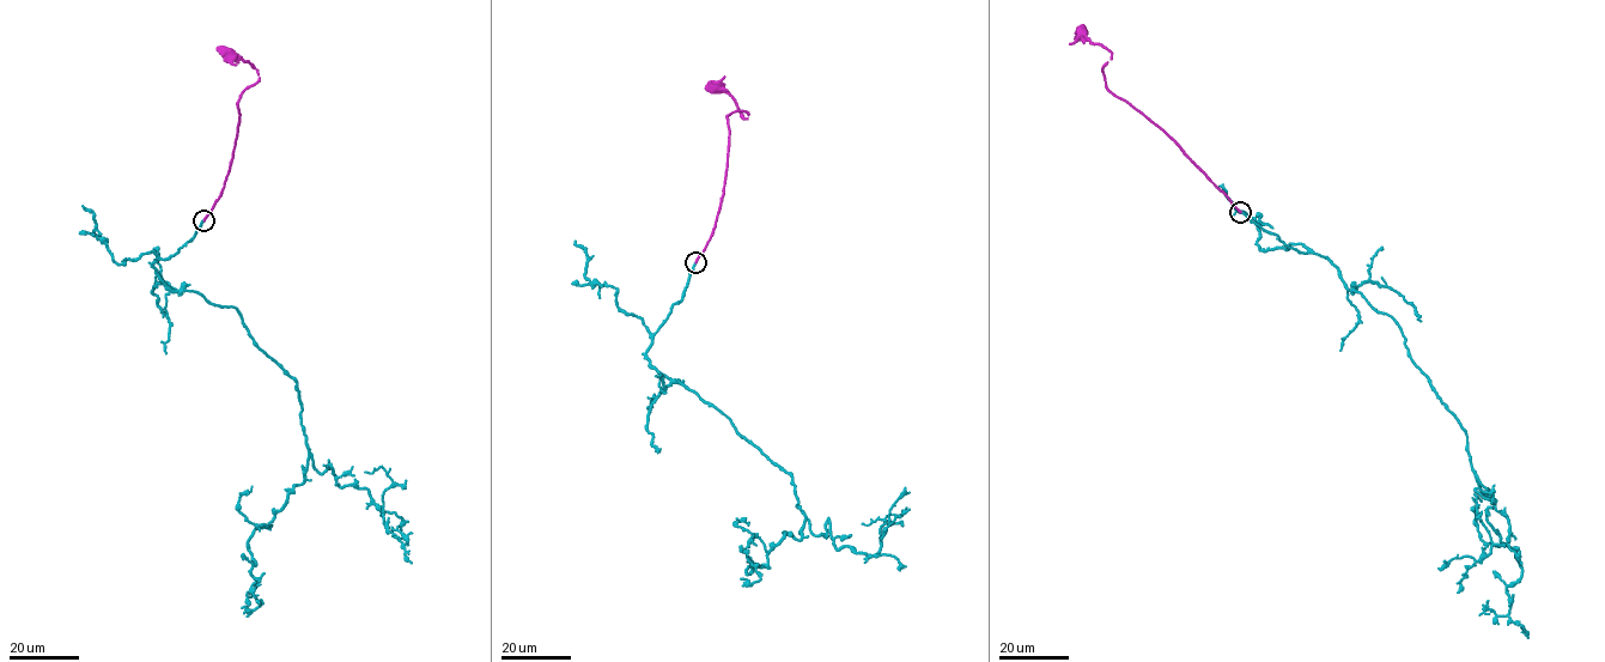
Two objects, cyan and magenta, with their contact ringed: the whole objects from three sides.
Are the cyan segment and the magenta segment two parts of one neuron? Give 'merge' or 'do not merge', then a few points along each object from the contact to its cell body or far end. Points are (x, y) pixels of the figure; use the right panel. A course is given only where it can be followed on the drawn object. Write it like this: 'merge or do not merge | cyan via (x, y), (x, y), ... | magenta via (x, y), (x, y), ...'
do not merge | cyan via (1241, 212), (1326, 259), (1398, 325), (1490, 498), (1475, 490), (1508, 521), (1506, 545), (1493, 544), (1479, 499) | magenta via (1240, 212), (1180, 146), (1106, 86), (1102, 67), (1112, 54), (1081, 32)

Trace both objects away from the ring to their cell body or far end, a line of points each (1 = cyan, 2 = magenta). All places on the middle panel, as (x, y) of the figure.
1: (695, 262), (645, 357), (792, 478), (814, 535), (827, 518), (837, 550), (876, 557), (889, 521), (862, 523)
2: (695, 262), (710, 240), (723, 195), (727, 116), (736, 110), (748, 115), (745, 119), (736, 102), (716, 86)

